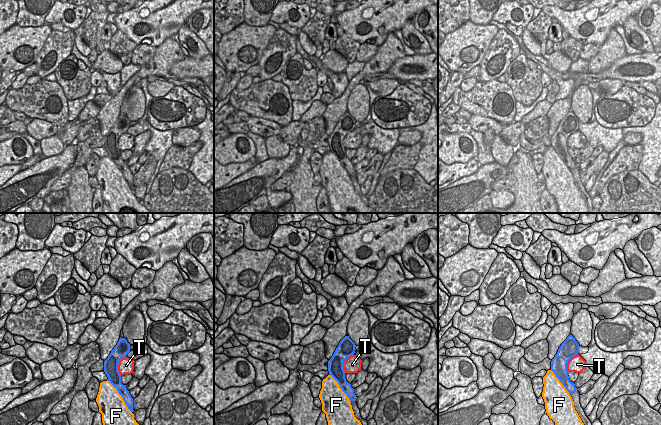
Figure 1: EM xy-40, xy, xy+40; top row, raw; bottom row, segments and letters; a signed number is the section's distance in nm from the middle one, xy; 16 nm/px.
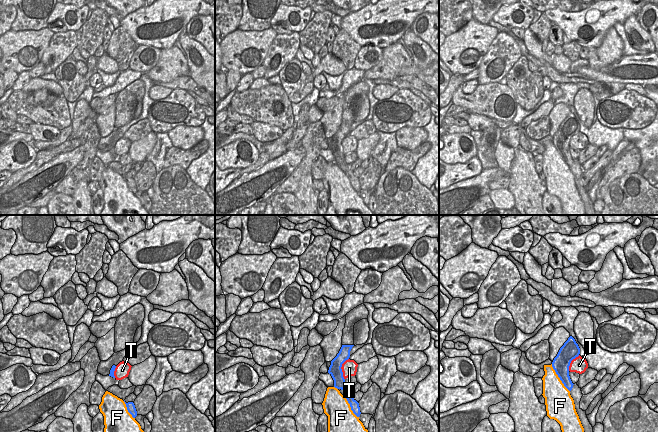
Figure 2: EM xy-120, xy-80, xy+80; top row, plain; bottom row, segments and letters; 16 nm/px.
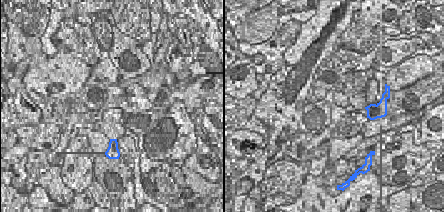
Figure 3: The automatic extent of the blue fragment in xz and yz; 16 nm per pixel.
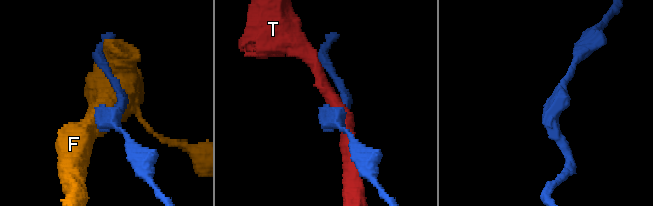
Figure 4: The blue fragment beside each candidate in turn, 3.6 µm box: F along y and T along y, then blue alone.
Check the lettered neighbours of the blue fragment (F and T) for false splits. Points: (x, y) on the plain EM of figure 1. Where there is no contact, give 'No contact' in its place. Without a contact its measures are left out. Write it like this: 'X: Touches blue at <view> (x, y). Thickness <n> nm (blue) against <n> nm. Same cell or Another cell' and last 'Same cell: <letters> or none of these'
F: Touches blue at xy-40 (121, 171). Thickness 160 nm (blue) against 420 nm. Another cell
T: Touches blue at xy (343, 138). Thickness 280 nm (blue) against 260 nm. Another cell
Same cell: none of these

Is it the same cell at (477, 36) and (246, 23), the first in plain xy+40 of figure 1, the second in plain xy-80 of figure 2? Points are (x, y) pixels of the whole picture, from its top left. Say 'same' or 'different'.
different

